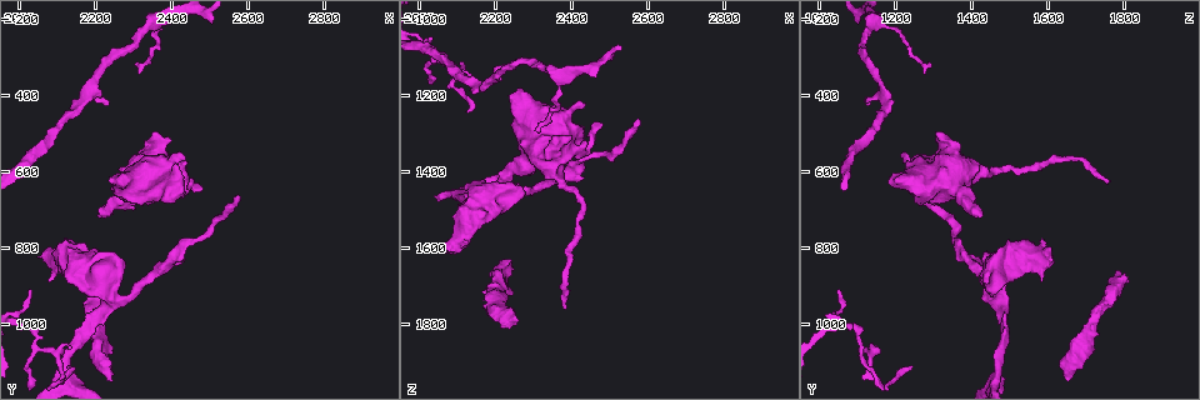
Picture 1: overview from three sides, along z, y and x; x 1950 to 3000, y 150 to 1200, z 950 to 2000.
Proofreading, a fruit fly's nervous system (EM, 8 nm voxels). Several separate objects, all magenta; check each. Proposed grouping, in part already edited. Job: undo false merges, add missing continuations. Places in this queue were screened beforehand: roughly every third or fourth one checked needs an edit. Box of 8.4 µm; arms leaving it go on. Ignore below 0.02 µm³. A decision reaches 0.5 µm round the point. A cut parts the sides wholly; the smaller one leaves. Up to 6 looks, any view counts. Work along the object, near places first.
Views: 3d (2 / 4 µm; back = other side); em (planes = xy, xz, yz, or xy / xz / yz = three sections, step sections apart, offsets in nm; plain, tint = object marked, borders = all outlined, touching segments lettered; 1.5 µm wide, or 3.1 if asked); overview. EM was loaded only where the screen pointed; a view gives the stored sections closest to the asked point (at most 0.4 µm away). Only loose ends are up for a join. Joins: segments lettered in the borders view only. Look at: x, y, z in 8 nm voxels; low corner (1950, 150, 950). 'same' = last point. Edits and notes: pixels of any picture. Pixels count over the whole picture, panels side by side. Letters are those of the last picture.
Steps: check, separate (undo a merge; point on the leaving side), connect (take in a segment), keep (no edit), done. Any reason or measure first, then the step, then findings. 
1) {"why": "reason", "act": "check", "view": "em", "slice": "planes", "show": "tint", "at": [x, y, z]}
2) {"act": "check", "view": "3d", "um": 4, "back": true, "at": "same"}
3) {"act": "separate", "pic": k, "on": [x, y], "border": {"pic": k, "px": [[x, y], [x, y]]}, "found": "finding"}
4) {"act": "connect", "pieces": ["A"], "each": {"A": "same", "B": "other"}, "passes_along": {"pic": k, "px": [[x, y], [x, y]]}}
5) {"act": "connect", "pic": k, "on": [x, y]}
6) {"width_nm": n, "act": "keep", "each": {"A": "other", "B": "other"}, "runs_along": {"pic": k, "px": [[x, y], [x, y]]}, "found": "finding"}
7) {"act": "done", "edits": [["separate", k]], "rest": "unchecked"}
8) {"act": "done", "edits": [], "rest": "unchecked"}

{"why": "branch stops here", "act": "check", "view": "3d", "um": 4, "back": true, "at": [2210, 720, 1425]}

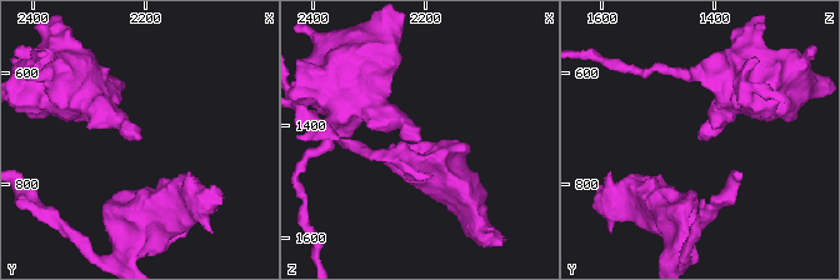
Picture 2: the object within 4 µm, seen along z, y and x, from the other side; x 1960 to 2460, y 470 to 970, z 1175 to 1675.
{"why": "shape alone is not enough", "act": "check", "view": "em", "slice": "planes", "show": "plain", "at": [2215, 720, 1425]}

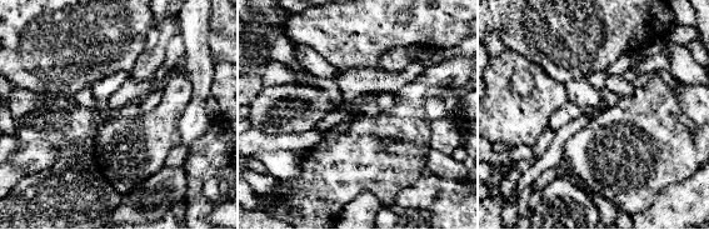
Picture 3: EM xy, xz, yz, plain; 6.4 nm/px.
{"act": "check", "view": "em", "slice": "planes", "show": "borders", "at": "same"}

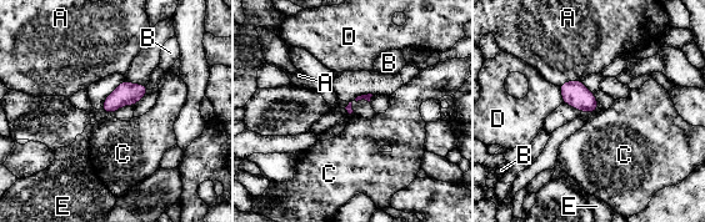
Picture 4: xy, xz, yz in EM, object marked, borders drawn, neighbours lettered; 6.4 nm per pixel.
{"act": "keep", "each": {"A": "other", "B": "other", "C": "other", "D": "other", "E": "other"}, "found": "none of them fits"}

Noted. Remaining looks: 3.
{"act": "check", "view": "em", "slice": "yz", "step": 4, "show": "tint", "at": [2265, 630, 1180]}

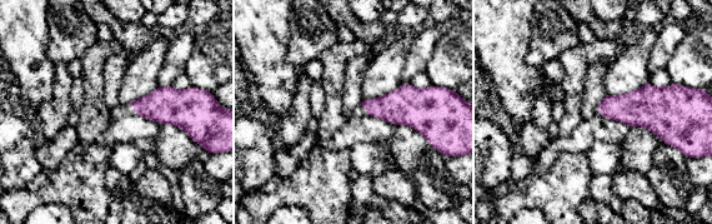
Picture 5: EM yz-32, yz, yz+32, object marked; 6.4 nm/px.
{"why": "another direction", "act": "check", "view": "em", "slice": "planes", "show": "borders", "at": "same"}

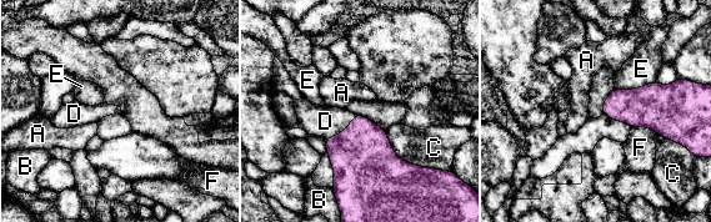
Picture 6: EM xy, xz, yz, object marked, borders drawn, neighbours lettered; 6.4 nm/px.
{"longest_contact_nm": ["C", 380], "act": "connect", "pieces": ["D"], "each": {"A": "other", "B": "other", "C": "other", "D": "same", "E": "other", "F": "other"}, "passes_along": {"pic": 6, "px": [[364, 161], [348, 126], [325, 121]]}, "found": "it goes on there"}

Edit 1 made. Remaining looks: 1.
{"act": "done", "edits": [["connect", 6]], "rest": "unchecked"}

